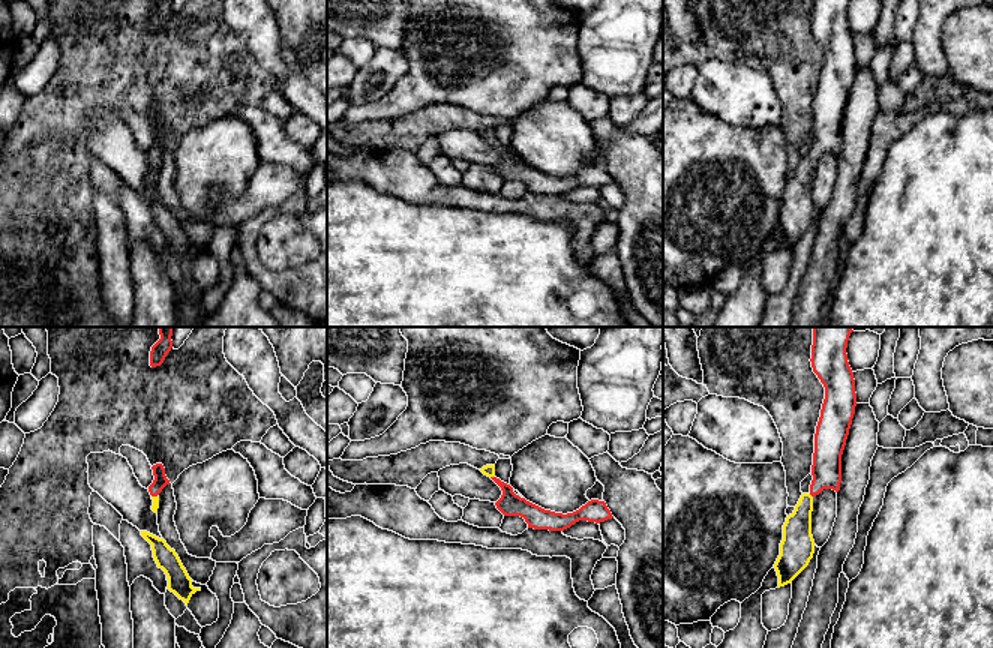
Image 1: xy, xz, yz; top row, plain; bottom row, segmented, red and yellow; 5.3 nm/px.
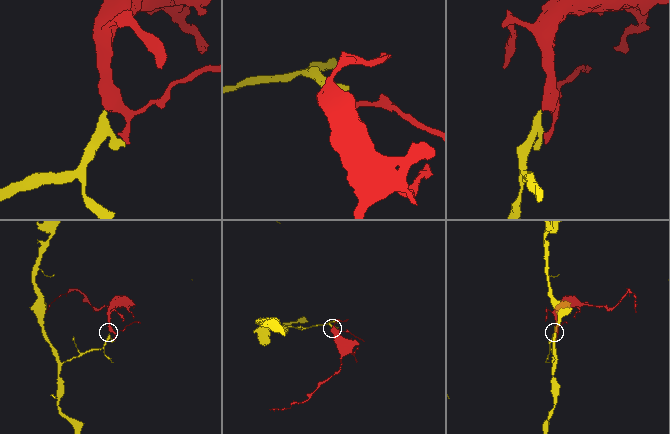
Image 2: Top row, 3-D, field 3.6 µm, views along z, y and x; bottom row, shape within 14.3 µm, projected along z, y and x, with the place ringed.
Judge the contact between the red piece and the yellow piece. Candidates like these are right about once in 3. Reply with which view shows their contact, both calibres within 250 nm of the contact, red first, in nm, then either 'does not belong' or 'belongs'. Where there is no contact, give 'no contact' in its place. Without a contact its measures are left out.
meets red in xz; 130 nm thick on the red side, 60 nm on the other; belongs

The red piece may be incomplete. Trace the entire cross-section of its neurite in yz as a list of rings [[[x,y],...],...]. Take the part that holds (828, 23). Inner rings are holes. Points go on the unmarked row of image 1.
[[[813,0],[810,26],[825,51],[825,63],[814,98],[810,156],[801,159],[783,189],[780,219],[774,228],[778,252],[792,248],[813,222],[813,162],[824,153],[840,154],[842,118],[856,70],[855,44],[846,18],[848,4],[849,0]]]

